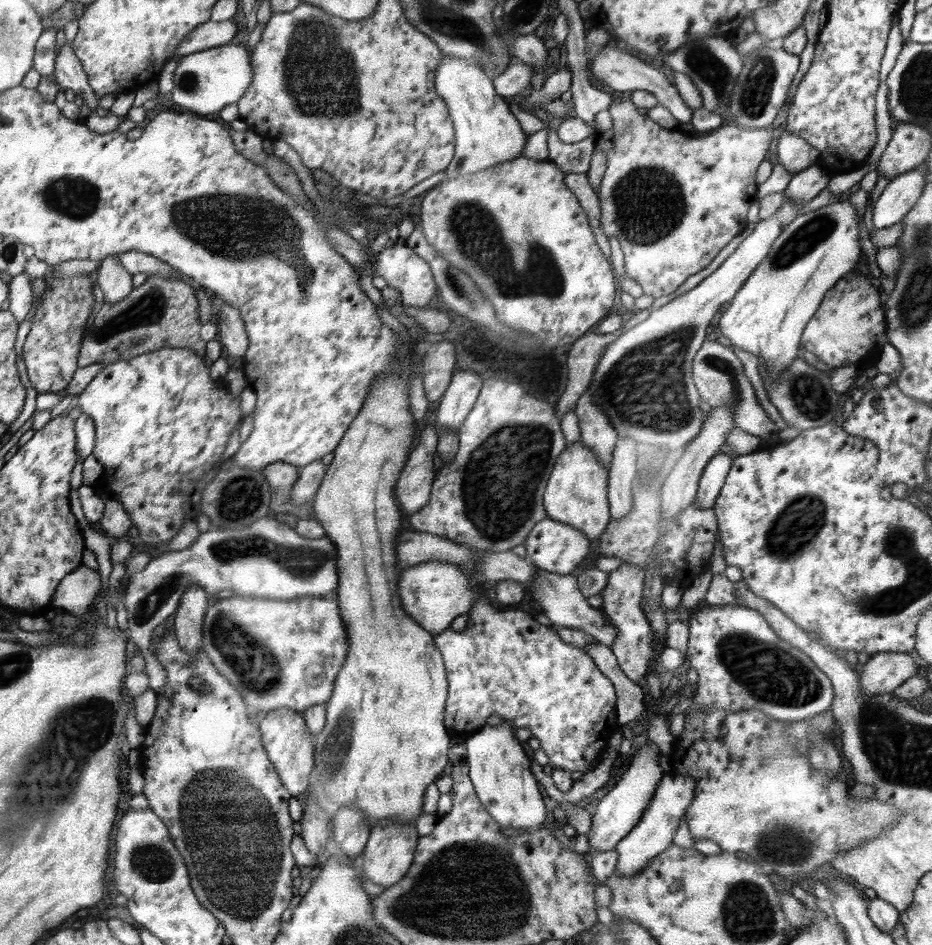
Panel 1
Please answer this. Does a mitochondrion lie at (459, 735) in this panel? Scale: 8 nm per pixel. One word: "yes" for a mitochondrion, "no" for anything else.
no

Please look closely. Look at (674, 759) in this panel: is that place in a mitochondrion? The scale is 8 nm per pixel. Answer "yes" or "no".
no

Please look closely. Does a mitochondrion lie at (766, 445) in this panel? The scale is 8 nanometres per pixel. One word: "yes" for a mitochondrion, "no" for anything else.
no

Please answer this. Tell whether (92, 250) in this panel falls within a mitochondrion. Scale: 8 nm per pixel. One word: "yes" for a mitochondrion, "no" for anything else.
no

